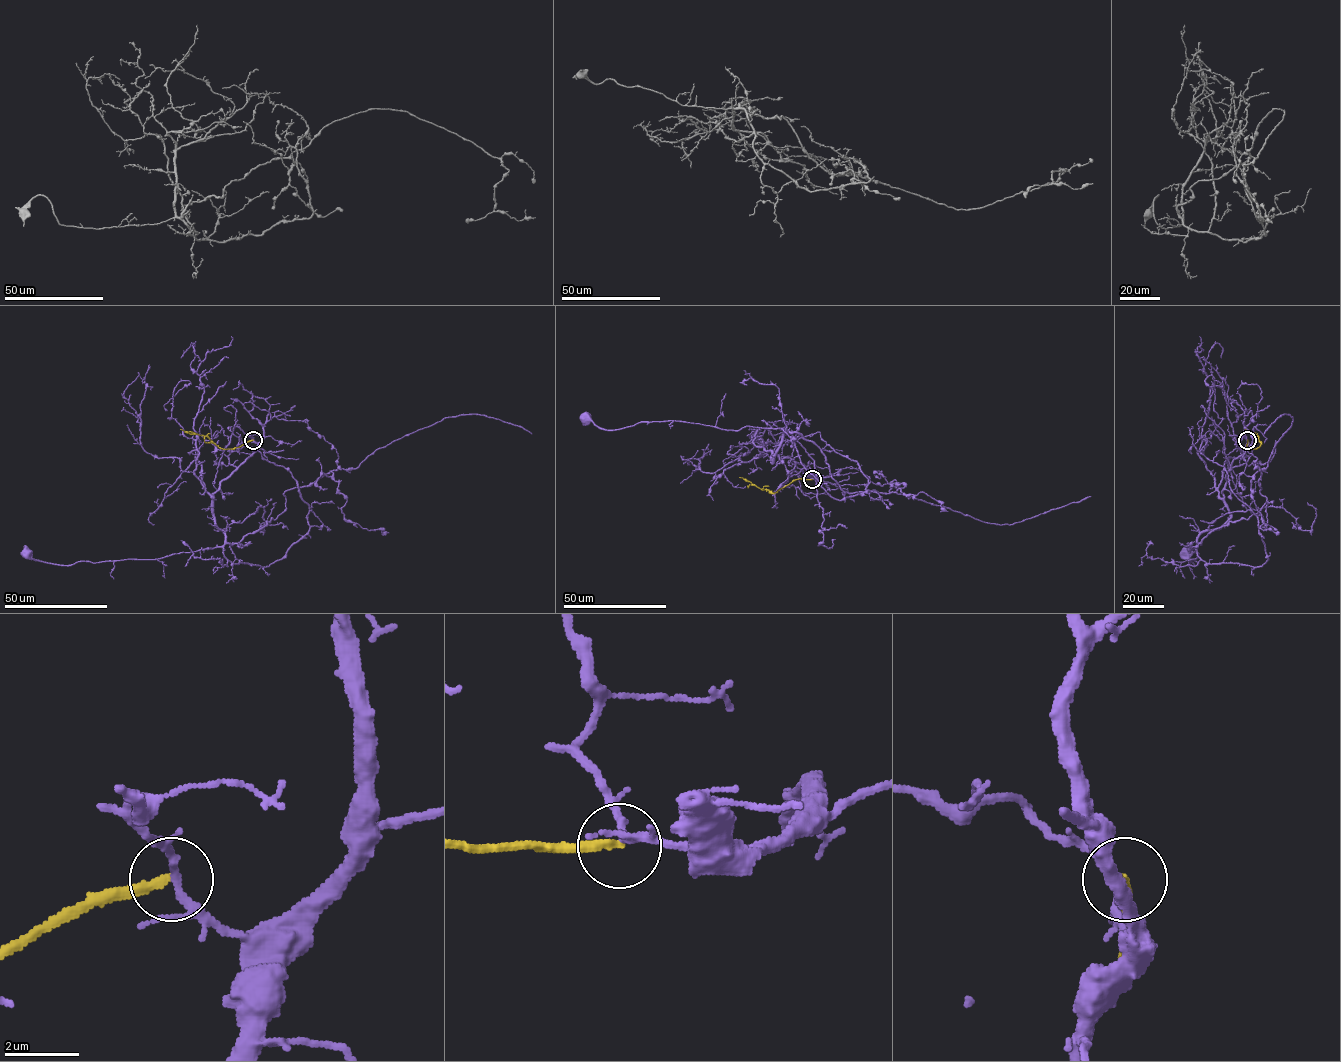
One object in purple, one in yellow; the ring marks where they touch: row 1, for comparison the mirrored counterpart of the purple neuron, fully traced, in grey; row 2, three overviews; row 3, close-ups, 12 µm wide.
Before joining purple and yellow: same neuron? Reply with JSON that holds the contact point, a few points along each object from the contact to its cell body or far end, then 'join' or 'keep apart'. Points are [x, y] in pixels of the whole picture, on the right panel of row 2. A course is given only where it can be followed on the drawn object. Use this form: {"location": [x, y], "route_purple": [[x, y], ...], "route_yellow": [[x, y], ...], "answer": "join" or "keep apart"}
{"location": [1247, 440], "route_purple": [[1247, 440], [1222, 490], [1230, 517], [1199, 536], [1198, 555], [1188, 561], [1197, 565], [1185, 553]], "route_yellow": [[1247, 440], [1249, 448], [1260, 445], [1257, 436], [1245, 429]], "answer": "keep apart"}

